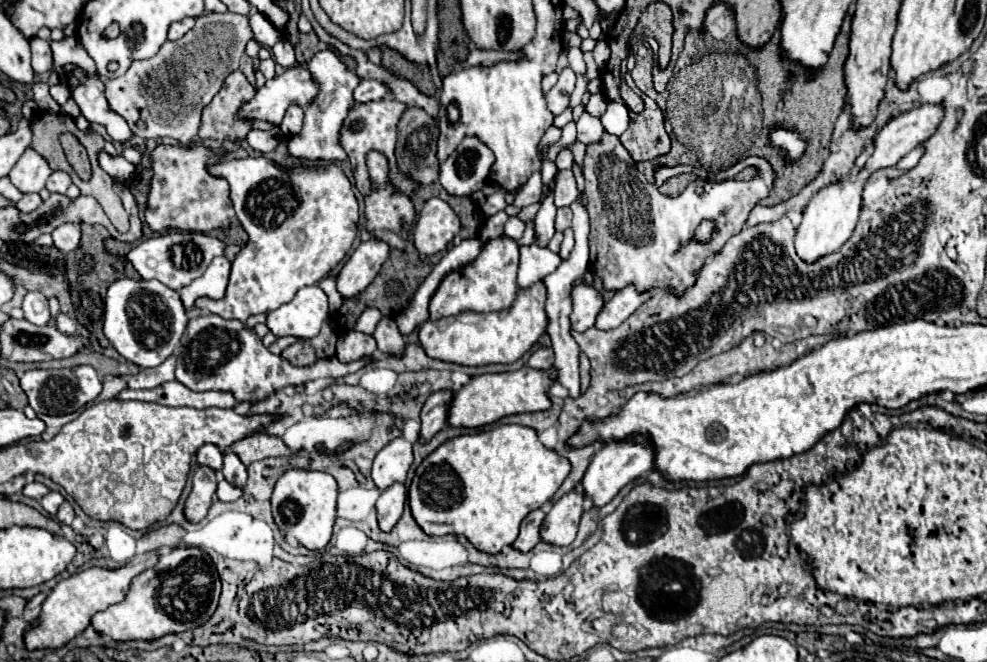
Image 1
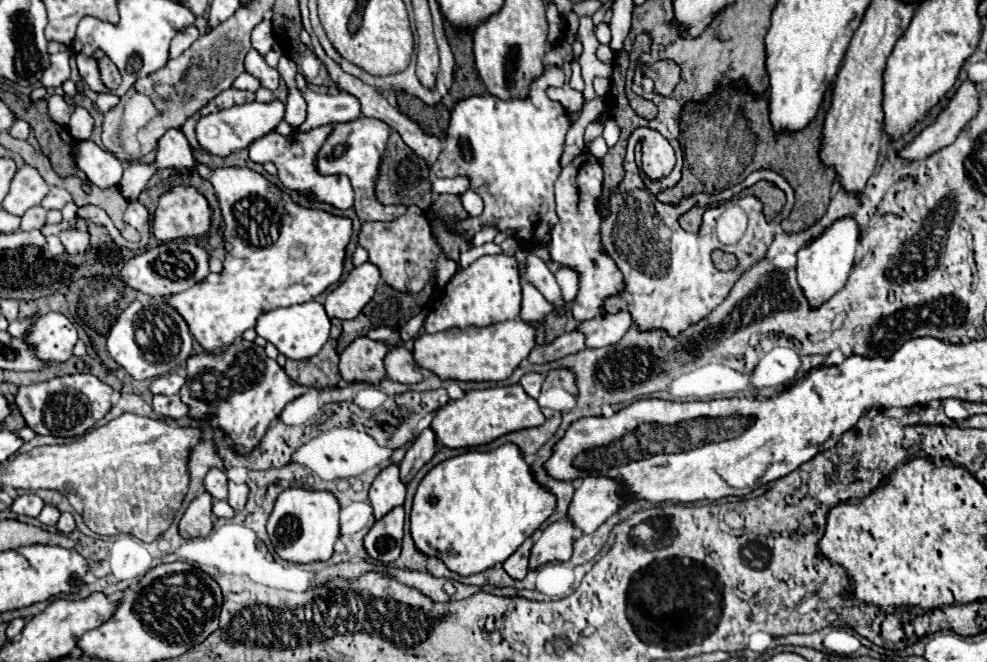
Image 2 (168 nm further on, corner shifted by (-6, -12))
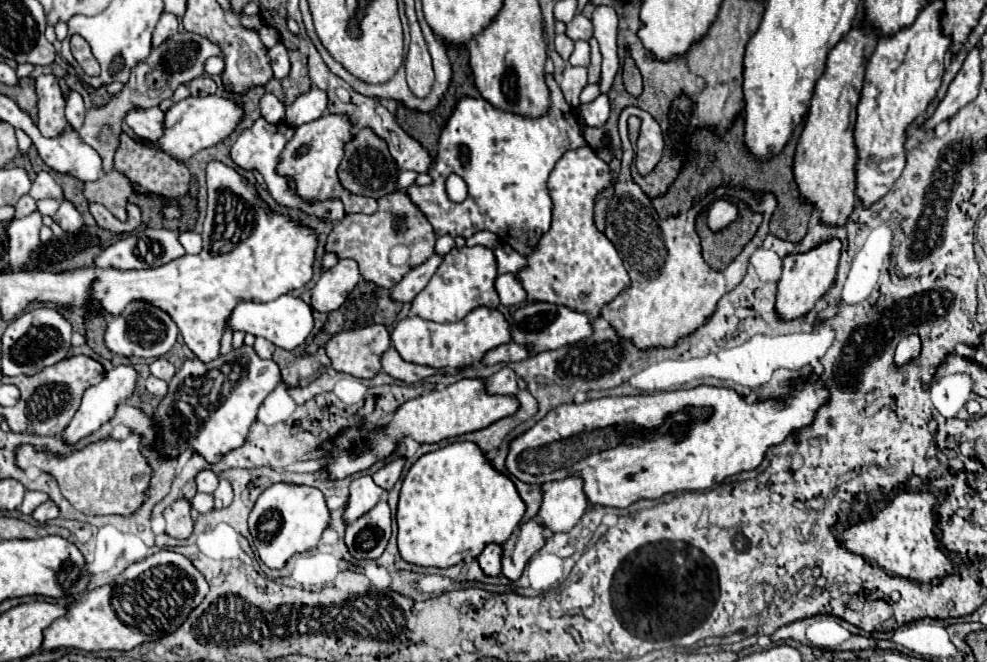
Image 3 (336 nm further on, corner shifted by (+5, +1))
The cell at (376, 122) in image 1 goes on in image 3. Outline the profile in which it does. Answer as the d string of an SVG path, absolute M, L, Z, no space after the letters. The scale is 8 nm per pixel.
M325 113L325 117L319 117L317 121L311 121L309 125L301 125L295 129L293 139L285 145L281 153L277 173L293 177L297 195L301 195L303 199L339 197L345 205L345 213L371 215L377 211L377 201L363 195L351 195L337 177L337 169L339 169L341 157L345 157L345 145L349 143L349 137L353 137L353 123L349 121L349 117L337 115L337 113Z

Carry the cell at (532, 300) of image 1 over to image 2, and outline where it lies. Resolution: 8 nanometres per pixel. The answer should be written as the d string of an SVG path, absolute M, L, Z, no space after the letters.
M506 320L498 324L490 324L486 328L454 328L436 334L420 334L414 340L414 360L420 368L434 372L442 380L464 380L464 382L500 382L506 380L514 368L530 354L536 346L534 328L516 320Z

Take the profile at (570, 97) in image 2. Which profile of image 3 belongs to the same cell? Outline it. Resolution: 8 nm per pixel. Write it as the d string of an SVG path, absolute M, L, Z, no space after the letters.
M567 65L563 75L559 77L559 85L561 85L561 91L565 95L565 101L569 101L571 107L577 107L579 95L583 91L583 87L587 85L587 69Z

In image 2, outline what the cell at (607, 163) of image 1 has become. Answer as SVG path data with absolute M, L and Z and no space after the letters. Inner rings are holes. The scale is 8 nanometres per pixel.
M628 156L624 160L624 170L626 176L622 184L612 192L610 196L610 216L602 220L600 234L602 234L602 244L610 258L618 264L618 268L624 274L626 288L622 294L616 294L608 298L606 302L606 312L616 314L616 312L630 312L632 322L642 330L664 330L668 336L678 336L692 324L704 320L724 298L730 294L734 282L758 260L762 260L768 252L768 246L772 244L776 228L784 218L788 218L792 206L794 206L794 192L792 186L776 172L772 170L756 170L752 172L750 180L767 180L776 184L784 194L786 194L786 206L784 210L774 218L774 222L766 222L762 214L762 204L754 196L744 196L744 198L734 198L732 204L740 206L746 216L748 216L748 230L742 236L738 244L726 246L716 238L716 220L722 214L724 206L716 206L720 202L732 199L740 193L743 188L737 184L725 189L716 195L697 193L690 197L684 197L680 204L662 204L656 200L652 192L646 190L640 170L634 162L634 156ZM700 206L706 208L704 220L700 226L700 234L692 234L680 228L678 218L688 212L692 207ZM714 248L720 248L724 252L732 252L738 258L738 268L734 272L720 272L714 268L710 254Z

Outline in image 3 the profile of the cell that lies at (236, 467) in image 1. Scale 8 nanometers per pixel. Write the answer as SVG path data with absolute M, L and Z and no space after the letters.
M221 479L221 481L219 481L219 487L217 487L217 491L213 493L213 497L215 497L215 509L227 507L227 505L231 503L231 499L233 499L233 487L229 485L227 479Z

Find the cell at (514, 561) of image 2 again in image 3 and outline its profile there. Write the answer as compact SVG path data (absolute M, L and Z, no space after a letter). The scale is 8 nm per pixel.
M493 543L493 545L487 545L485 551L477 557L481 569L485 571L485 575L499 575L501 573L501 555L503 555L503 547Z

